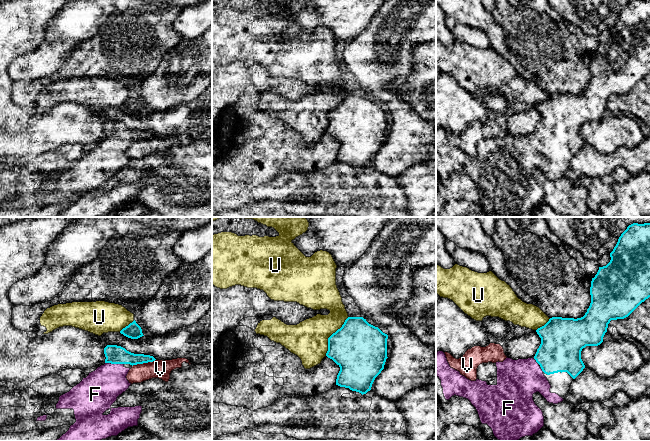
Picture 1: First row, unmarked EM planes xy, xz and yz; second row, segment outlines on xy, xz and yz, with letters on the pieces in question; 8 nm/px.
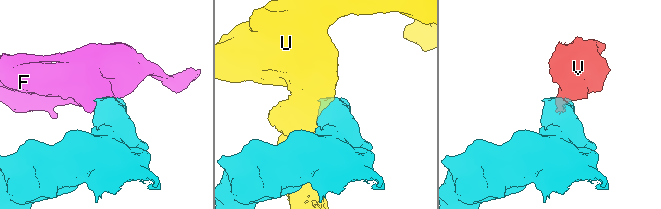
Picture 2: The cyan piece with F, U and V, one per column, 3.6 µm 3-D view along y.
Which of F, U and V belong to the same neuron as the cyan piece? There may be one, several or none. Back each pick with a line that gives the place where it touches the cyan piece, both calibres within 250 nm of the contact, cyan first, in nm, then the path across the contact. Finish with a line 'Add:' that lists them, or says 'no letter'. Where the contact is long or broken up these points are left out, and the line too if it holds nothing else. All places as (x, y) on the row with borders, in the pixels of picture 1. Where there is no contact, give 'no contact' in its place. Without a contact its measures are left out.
F: xy (114, 363) | 150/300 nm | across xy (114, 354), (114, 363), (110, 379), (99, 390)
Add: F

